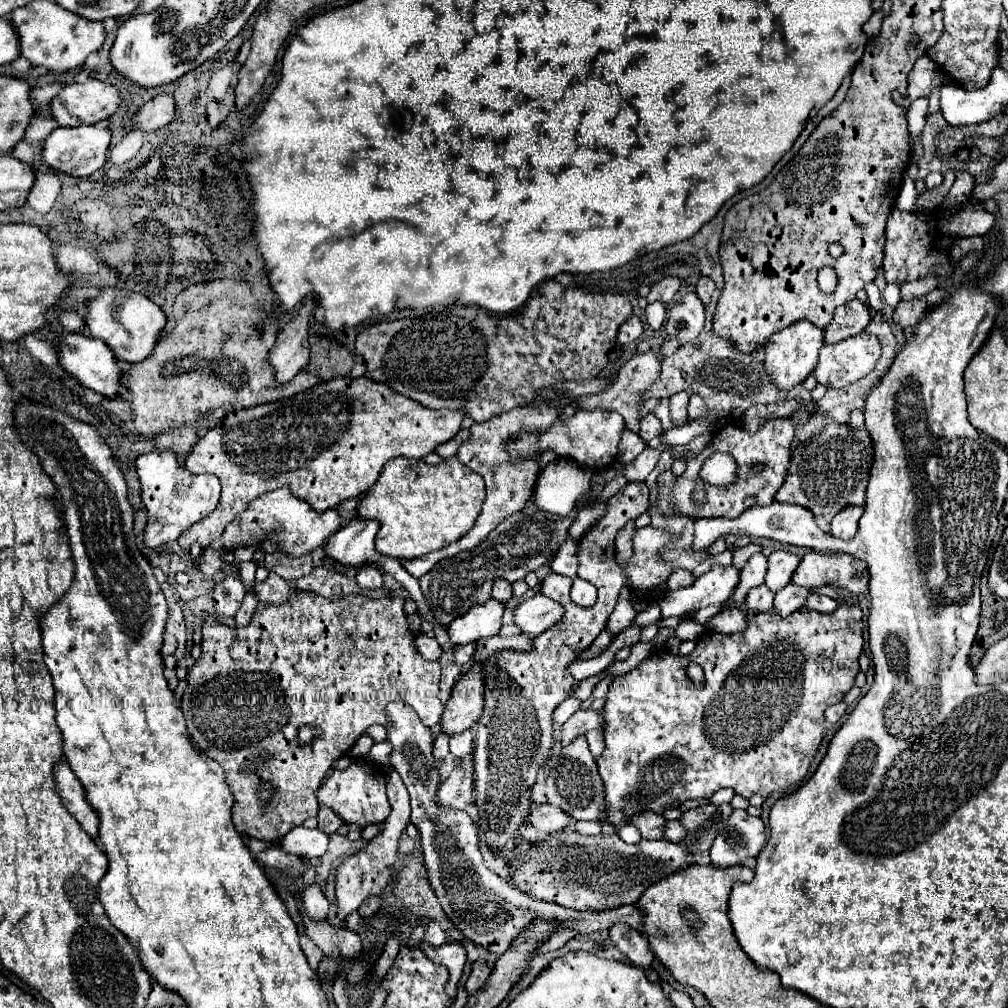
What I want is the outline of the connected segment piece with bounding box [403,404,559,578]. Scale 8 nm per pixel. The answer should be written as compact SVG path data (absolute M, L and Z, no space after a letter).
M535 404L533 408L527 406L527 408L515 408L515 410L509 410L509 412L501 412L499 416L493 416L491 420L487 422L481 422L481 424L473 424L471 426L471 436L461 444L459 448L459 460L469 466L473 472L481 474L483 480L485 480L485 486L487 486L487 498L483 502L483 510L481 514L477 516L477 522L473 524L473 528L457 542L441 548L441 550L435 550L435 552L429 552L421 558L413 558L413 560L405 560L403 566L405 570L415 576L415 578L421 578L425 572L429 572L439 560L443 558L449 558L453 554L459 554L459 552L465 552L465 550L473 550L475 546L479 546L487 534L501 522L505 520L505 516L511 516L513 512L519 512L521 508L525 508L525 504L531 500L533 496L533 488L535 488L535 480L537 480L537 474L539 474L539 458L533 458L533 460L517 460L515 464L509 460L509 456L505 456L505 444L509 444L511 436L517 436L523 428L529 428L529 430L545 430L549 424L553 424L553 420L557 420L559 416L559 408L555 406L543 406L543 404Z

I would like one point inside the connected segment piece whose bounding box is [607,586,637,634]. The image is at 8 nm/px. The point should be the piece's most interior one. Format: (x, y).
(624, 613)

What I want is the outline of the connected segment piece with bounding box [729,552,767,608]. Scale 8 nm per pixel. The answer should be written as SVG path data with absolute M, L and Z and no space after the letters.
M753 554L747 564L743 566L741 570L741 582L739 586L735 588L733 596L729 598L729 606L735 604L735 608L739 608L743 602L745 602L745 596L751 588L755 588L757 584L763 584L765 580L765 574L767 574L767 558L765 554Z

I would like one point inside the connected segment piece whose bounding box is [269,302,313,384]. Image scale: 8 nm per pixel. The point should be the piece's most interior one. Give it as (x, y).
(290, 355)

